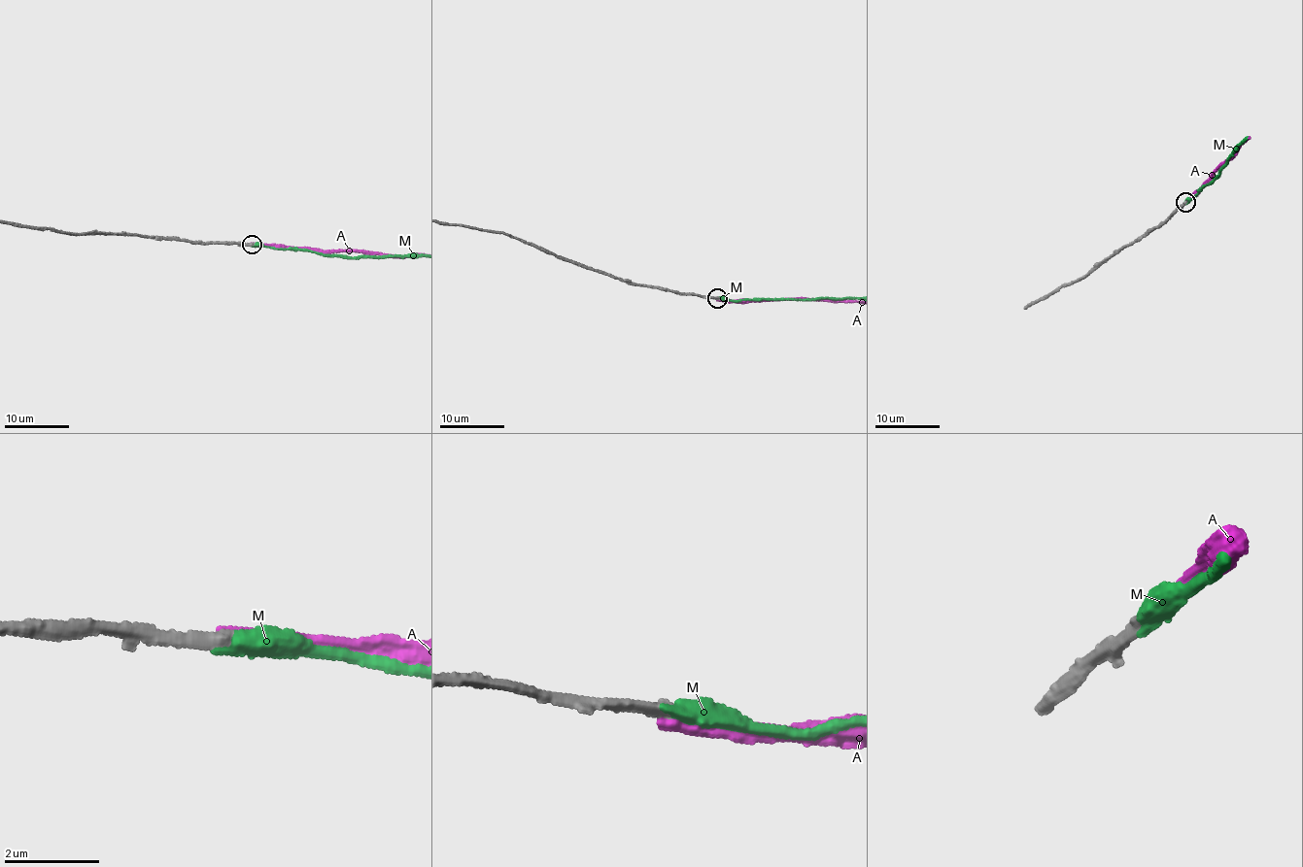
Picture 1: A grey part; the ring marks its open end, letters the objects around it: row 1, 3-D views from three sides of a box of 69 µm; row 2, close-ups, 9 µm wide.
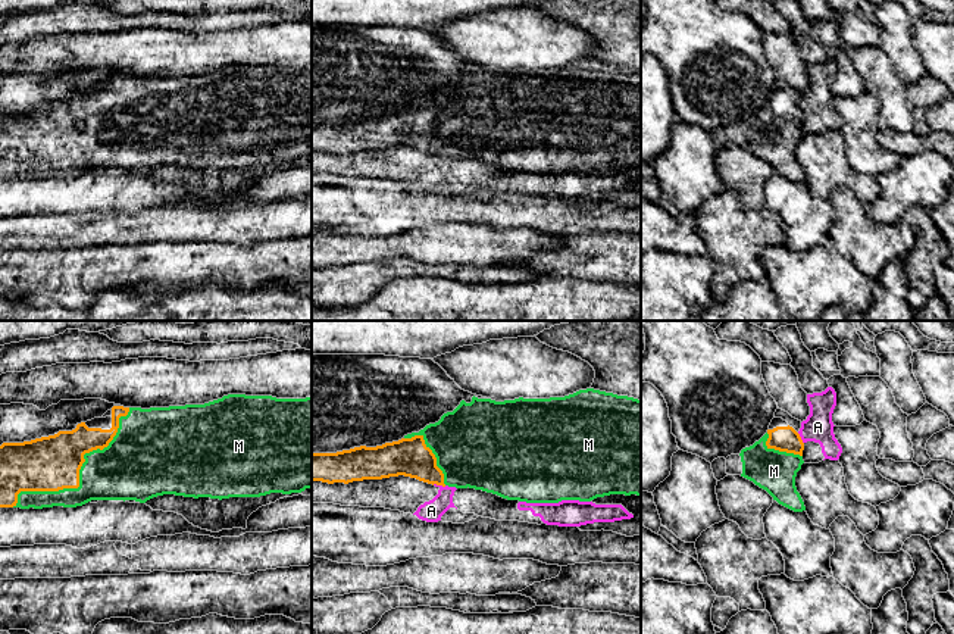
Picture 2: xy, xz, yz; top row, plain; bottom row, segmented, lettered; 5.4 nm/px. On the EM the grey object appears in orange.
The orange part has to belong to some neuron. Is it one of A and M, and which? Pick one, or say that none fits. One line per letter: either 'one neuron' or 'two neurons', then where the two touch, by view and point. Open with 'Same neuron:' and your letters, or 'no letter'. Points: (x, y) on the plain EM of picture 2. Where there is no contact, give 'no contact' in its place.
Same neuron: M
A: two neurons; meets orange in xz at (440, 155)
M: one neuron; meets orange in xy at (78, 146)

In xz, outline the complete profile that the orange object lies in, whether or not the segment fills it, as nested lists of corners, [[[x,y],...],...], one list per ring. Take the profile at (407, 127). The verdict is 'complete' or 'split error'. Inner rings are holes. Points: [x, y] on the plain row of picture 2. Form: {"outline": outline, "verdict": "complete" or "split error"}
{"outline": [[[594,59],[564,68],[504,72],[473,66],[470,74],[462,71],[438,93],[398,112],[312,124],[312,152],[348,154],[398,146],[526,174],[641,166],[641,71]]], "verdict": "split error"}

